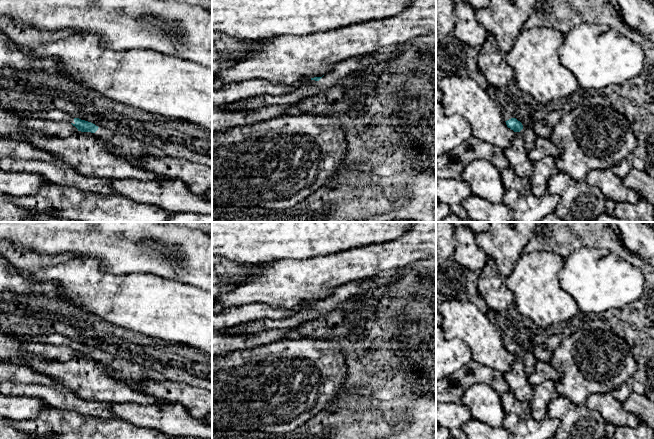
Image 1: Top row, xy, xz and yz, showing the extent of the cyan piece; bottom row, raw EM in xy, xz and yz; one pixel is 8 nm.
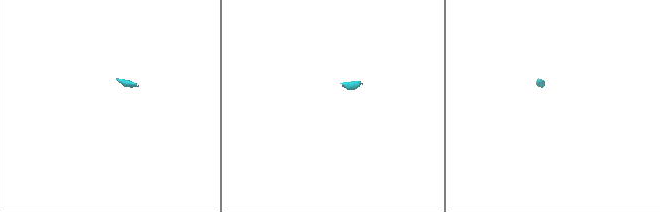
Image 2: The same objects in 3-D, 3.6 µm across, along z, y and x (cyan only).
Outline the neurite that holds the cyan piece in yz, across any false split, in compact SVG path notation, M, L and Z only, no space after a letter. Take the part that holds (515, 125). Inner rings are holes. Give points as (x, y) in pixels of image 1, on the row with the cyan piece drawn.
M511 118L505 122L507 127L513 130L514 132L520 132L523 129L522 123L518 121L516 118Z

